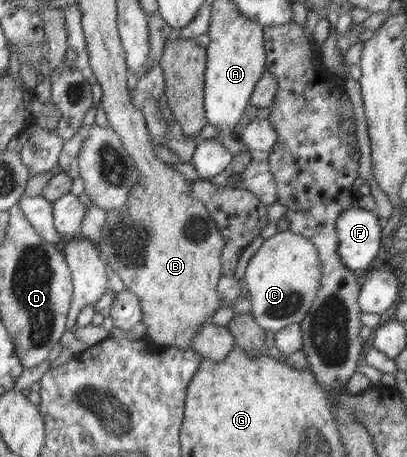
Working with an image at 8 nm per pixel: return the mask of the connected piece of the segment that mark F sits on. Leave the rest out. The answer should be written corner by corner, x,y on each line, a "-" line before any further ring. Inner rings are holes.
353,206
338,216
335,226
341,262
355,273
371,266
380,251
384,226
377,214

